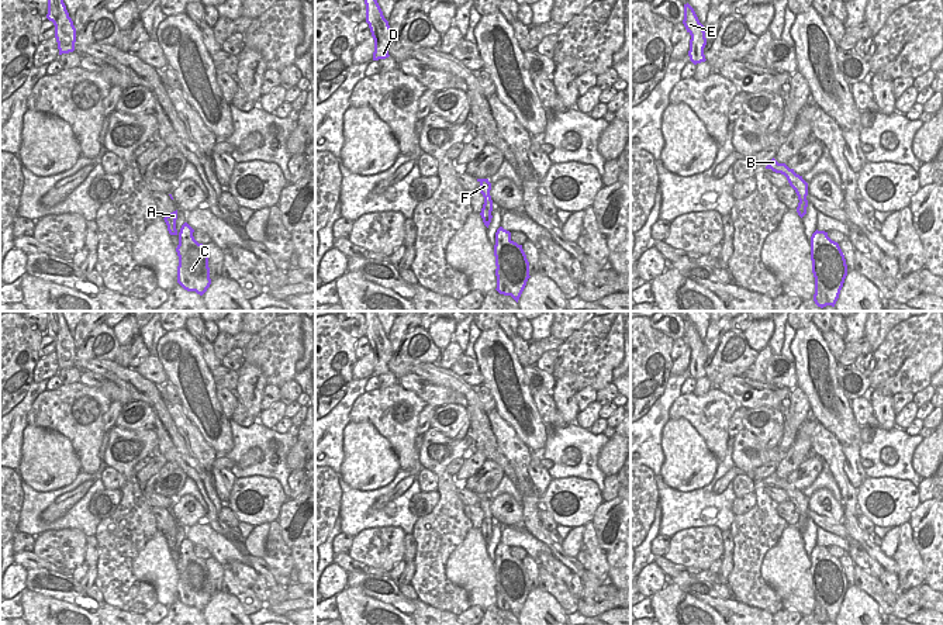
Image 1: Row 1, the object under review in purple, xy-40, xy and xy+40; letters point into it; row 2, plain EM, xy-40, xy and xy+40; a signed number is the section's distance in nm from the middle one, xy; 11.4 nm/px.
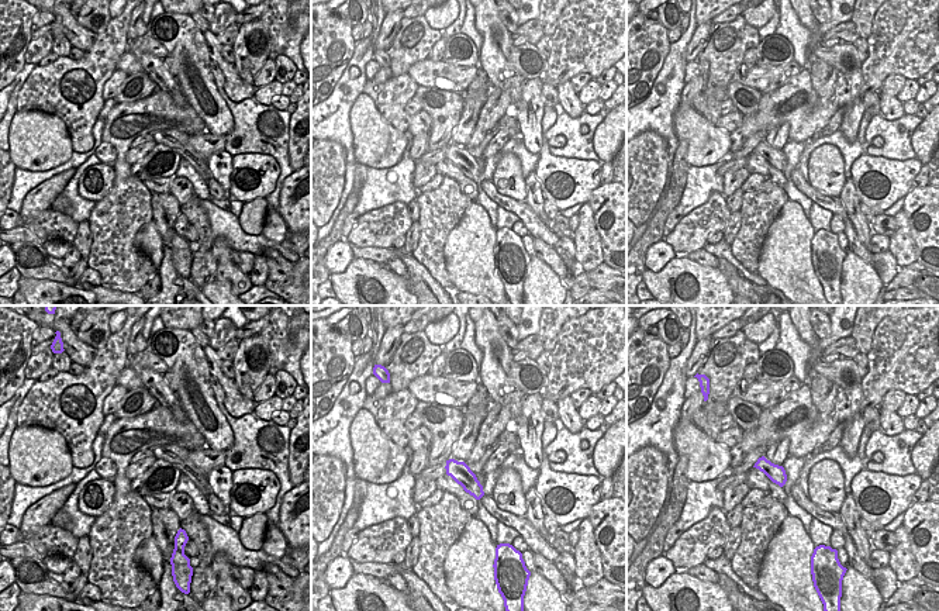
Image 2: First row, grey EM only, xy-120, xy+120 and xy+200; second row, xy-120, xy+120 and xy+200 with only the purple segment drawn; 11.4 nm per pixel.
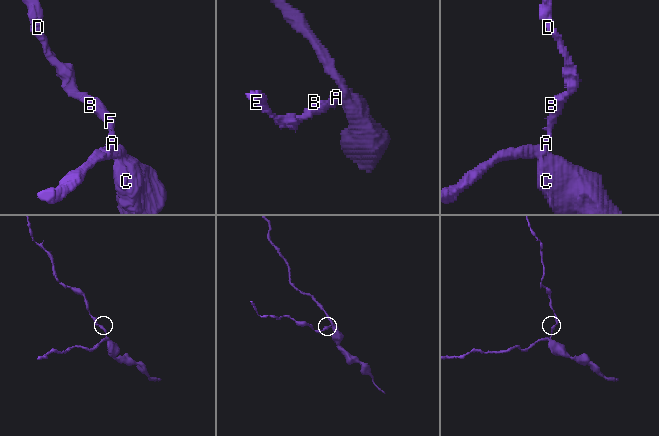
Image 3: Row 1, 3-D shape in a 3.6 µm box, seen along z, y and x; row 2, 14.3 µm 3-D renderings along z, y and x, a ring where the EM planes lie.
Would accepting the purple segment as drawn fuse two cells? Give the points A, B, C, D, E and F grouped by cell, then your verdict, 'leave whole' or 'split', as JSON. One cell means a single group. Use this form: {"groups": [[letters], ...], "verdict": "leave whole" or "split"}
{"groups": [["A", "C"], ["B", "D", "E", "F"]], "verdict": "split"}

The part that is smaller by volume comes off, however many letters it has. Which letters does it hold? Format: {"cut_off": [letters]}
{"cut_off": ["B", "D", "E", "F"]}

